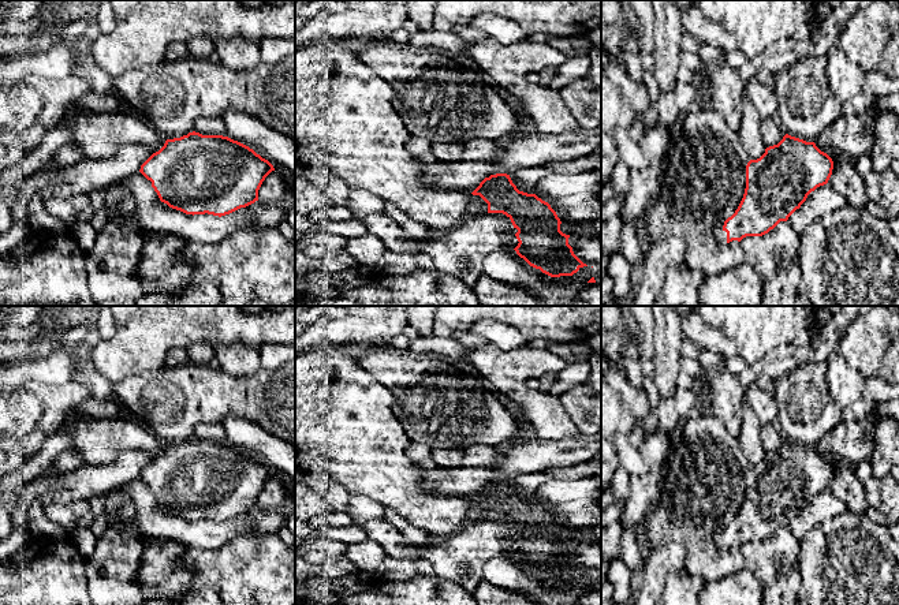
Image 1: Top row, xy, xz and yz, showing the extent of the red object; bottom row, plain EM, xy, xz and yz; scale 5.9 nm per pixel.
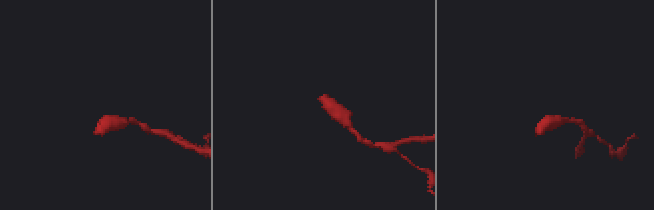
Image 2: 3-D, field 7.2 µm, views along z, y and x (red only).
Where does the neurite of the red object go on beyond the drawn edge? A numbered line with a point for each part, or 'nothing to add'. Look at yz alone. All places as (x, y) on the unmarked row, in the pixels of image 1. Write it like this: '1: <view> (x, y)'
1: yz (720, 541)

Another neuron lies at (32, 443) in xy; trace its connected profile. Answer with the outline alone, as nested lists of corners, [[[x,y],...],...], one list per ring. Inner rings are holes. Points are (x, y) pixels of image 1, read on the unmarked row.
[[[34,429],[29,434],[23,436],[19,442],[25,455],[30,459],[41,449],[45,440],[46,434],[40,429]]]

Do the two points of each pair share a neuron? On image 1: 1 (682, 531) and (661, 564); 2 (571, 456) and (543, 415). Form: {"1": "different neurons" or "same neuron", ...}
{"1": "different neurons", "2": "different neurons"}

